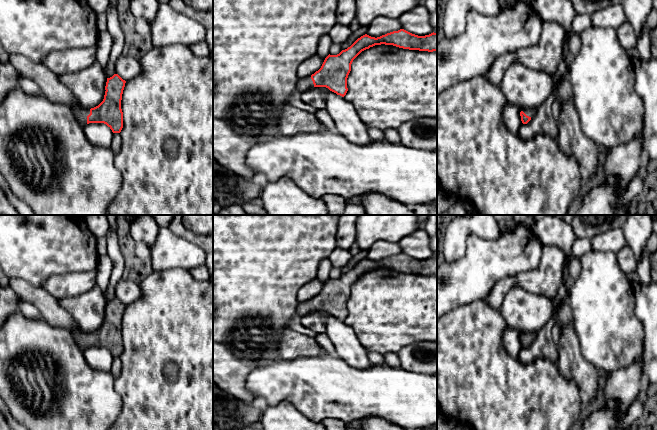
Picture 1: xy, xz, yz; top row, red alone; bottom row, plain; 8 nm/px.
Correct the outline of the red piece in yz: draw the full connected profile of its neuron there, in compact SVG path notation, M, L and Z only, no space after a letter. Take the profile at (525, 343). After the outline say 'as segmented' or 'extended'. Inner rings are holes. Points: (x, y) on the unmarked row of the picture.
M520 332L520 340L523 348L527 348L535 339L536 334Z; extended

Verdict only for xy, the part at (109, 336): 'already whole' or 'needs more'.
needs more

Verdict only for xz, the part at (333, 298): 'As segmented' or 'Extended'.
Extended

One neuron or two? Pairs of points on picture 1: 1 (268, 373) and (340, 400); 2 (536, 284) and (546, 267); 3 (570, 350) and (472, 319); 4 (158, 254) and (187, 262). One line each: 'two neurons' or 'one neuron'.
1: one neuron
2: one neuron
3: two neurons
4: one neuron

